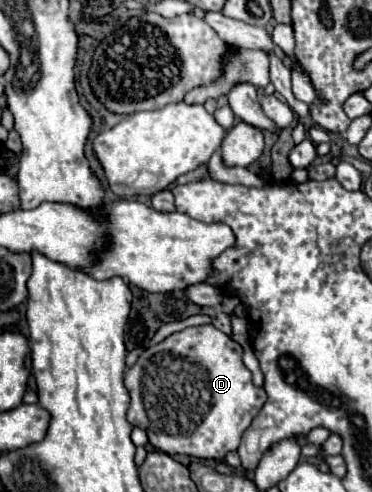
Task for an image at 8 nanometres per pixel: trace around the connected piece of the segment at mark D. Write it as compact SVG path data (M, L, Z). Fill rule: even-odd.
M215 325L187 327L145 349L137 363L125 373L125 387L131 395L127 421L133 427L147 431L149 443L167 455L223 461L229 451L237 451L243 431L253 423L267 401L267 393L257 389L251 377L251 371L243 365L243 347L237 341L219 331Z

